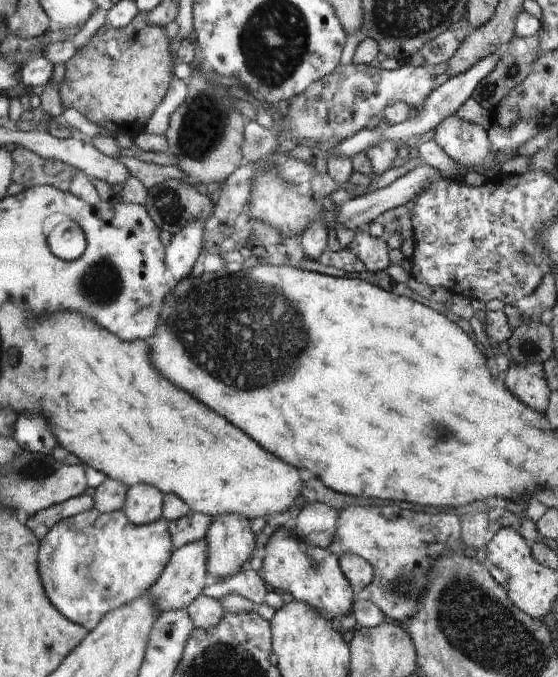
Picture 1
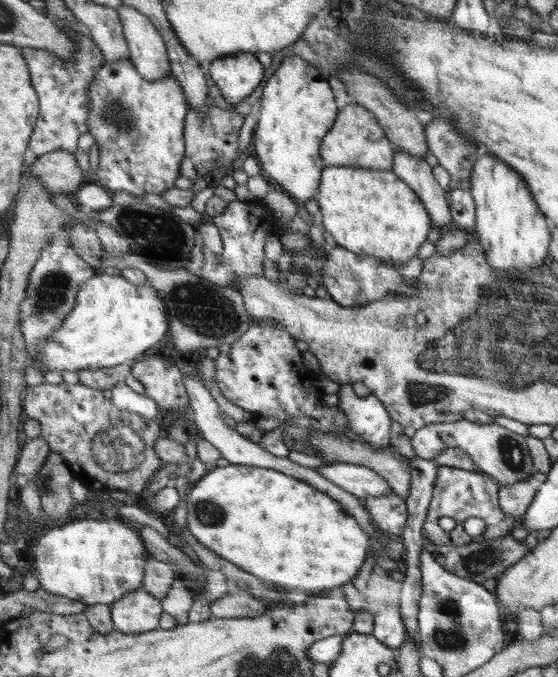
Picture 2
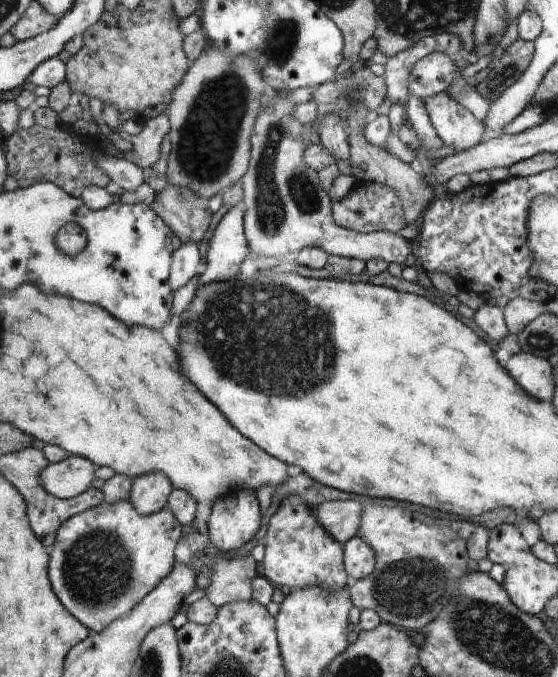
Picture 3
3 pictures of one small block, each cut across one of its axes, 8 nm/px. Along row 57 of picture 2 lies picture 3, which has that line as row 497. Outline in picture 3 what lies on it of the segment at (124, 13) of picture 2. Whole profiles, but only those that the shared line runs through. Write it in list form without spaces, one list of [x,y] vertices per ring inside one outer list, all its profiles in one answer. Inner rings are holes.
[[[150,472],[133,479],[130,502],[138,514],[148,516],[167,506],[172,482],[162,472]]]

